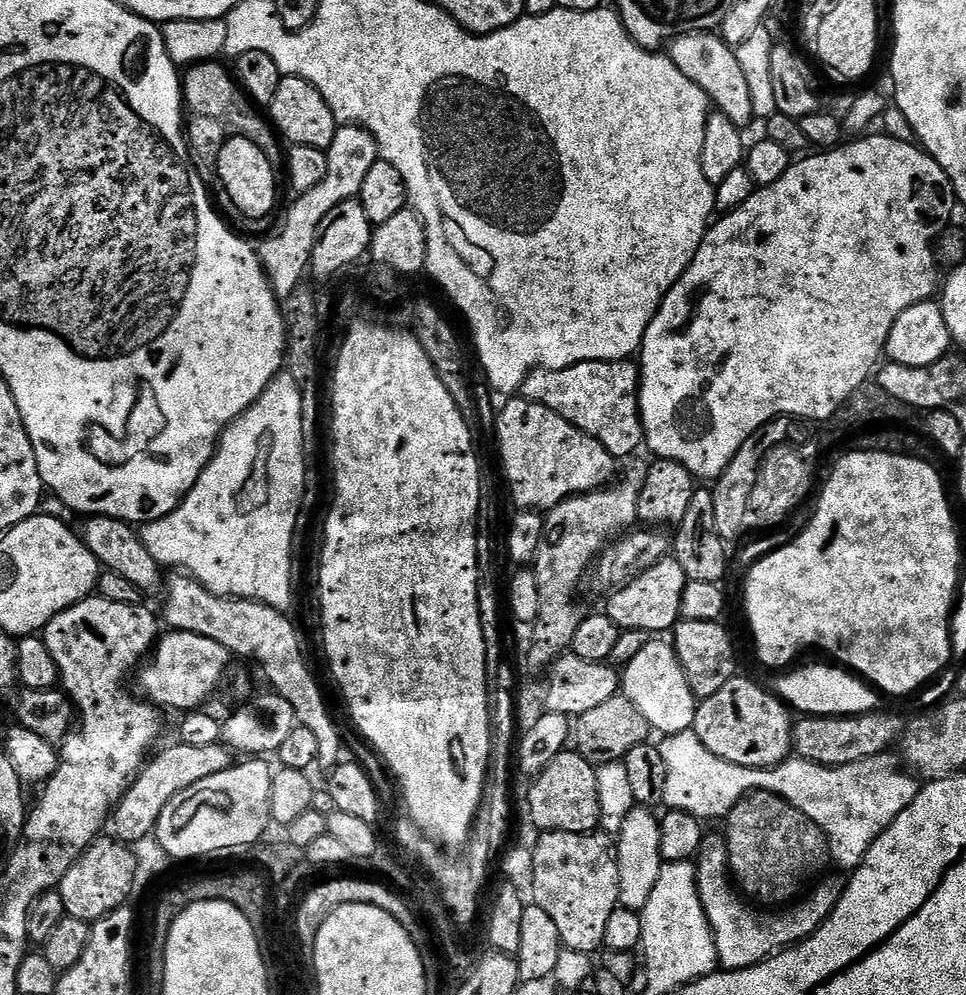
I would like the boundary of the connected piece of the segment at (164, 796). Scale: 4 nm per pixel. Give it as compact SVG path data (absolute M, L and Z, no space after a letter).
M174 742L165 752L158 752L141 768L140 775L133 780L132 785L128 787L128 793L120 799L114 809L114 832L125 842L147 841L155 833L162 810L166 810L166 806L172 803L172 799L179 792L202 782L202 778L222 774L222 770L231 768L234 763L234 752L223 742L208 746L190 746Z

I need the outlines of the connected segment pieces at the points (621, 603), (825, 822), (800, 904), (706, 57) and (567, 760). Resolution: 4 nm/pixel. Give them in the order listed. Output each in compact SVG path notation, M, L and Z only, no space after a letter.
M665 558L650 566L623 588L611 593L606 615L623 631L642 630L649 634L668 634L680 623L682 596L689 579L686 570L674 558Z
M694 731L679 732L673 736L664 736L659 741L658 747L662 758L666 761L666 798L664 804L673 812L688 812L697 816L701 822L727 817L734 810L738 801L754 792L773 792L775 796L781 796L790 806L802 810L810 822L814 822L824 831L828 839L828 855L831 863L840 868L855 870L866 858L870 846L881 836L914 802L914 798L921 790L917 777L899 759L892 754L871 756L862 762L850 762L841 768L827 768L821 764L812 764L808 760L789 758L775 768L743 768L734 762L726 762L718 758L718 754L710 754L706 746L698 738Z
M705 835L704 844L694 863L702 910L706 910L706 918L714 934L716 959L719 967L729 972L746 970L810 938L822 926L822 922L830 918L834 906L838 906L846 883L843 875L828 874L803 898L779 910L761 910L749 903L734 887L728 867L728 842L723 835Z
M691 32L685 36L679 36L666 48L668 59L674 62L674 66L678 66L678 70L682 70L682 74L686 74L686 78L690 82L694 82L694 86L698 86L708 95L715 111L720 112L726 118L730 118L730 122L734 122L737 128L747 130L752 124L752 115L756 112L756 104L752 101L752 88L748 85L748 76L744 73L744 64L736 57L736 52L737 49L725 42L723 35L716 32Z
M565 750L542 770L540 775L531 781L532 789L528 792L528 816L532 824L540 832L569 832L570 834L586 834L600 828L600 803L598 802L597 765L581 756L575 750Z

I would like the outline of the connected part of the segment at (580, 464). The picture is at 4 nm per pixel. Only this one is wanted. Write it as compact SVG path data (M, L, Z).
M512 398L501 410L496 420L496 440L500 443L500 460L504 463L504 476L508 479L512 500L520 510L547 510L572 496L595 492L613 479L612 471L617 464L597 440L590 438L590 434L578 430L569 420L554 414L554 410L523 398Z

